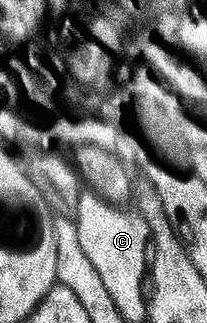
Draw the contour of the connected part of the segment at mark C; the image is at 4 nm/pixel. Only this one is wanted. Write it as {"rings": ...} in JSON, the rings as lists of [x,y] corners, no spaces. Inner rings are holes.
{"rings":[[[90,192],[80,193],[74,203],[73,221],[77,228],[77,240],[89,256],[89,264],[97,268],[97,276],[101,276],[101,284],[117,300],[123,300],[127,294],[127,286],[144,285],[149,274],[149,235],[147,222],[142,214],[122,210],[122,205],[107,202]]]}

